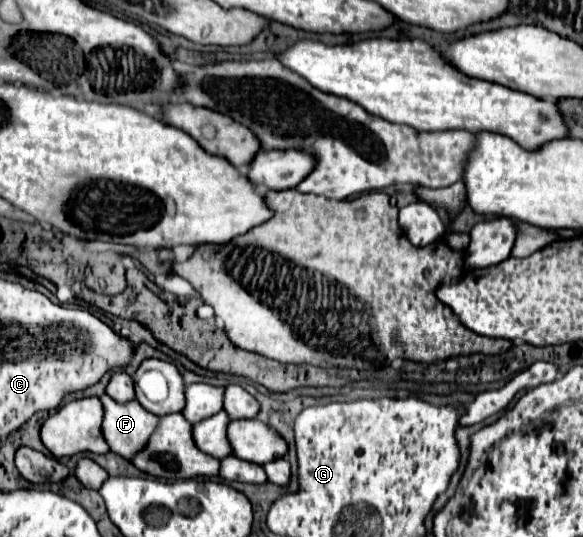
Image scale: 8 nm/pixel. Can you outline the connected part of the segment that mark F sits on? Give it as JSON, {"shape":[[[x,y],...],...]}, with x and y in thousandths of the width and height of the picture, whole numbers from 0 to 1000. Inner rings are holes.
{"shape":[[[185,734],[172,737],[172,745],[178,752],[175,804],[189,838],[216,857],[226,857],[244,834],[250,834],[274,778],[244,764],[233,745],[202,752]]]}

